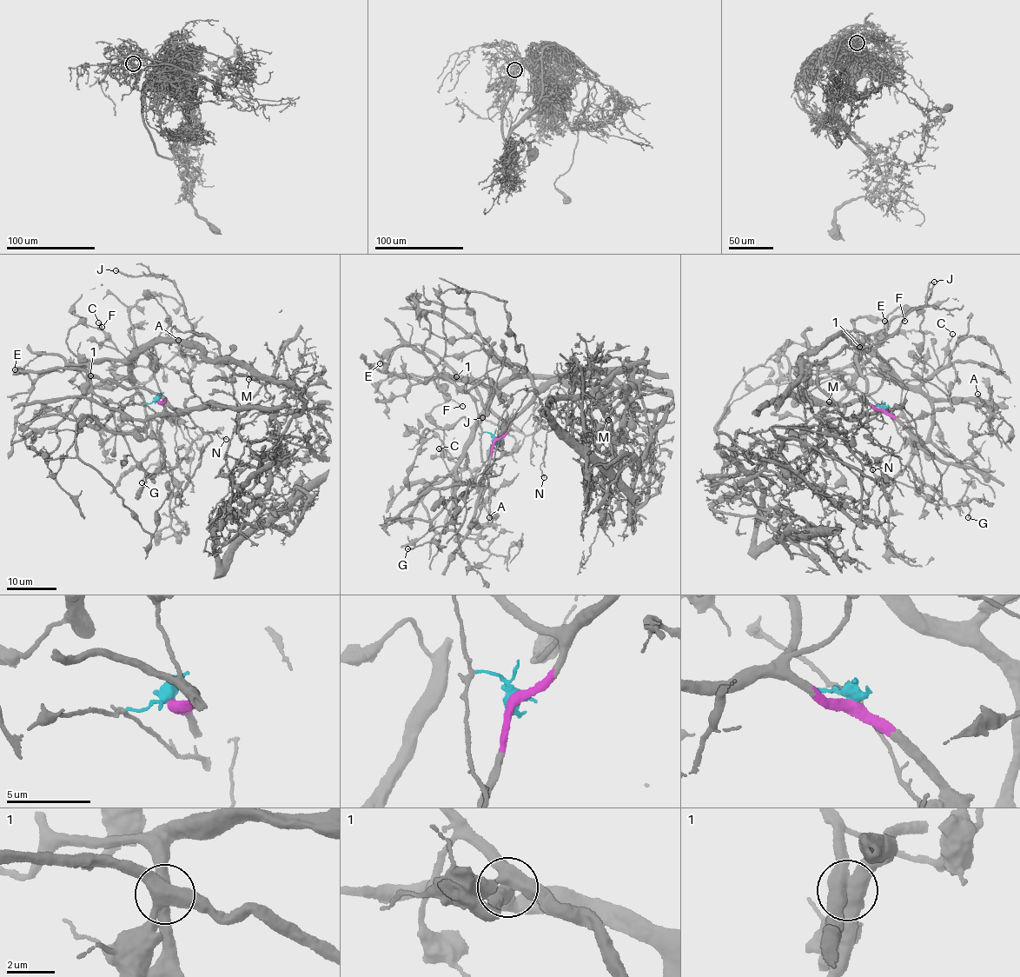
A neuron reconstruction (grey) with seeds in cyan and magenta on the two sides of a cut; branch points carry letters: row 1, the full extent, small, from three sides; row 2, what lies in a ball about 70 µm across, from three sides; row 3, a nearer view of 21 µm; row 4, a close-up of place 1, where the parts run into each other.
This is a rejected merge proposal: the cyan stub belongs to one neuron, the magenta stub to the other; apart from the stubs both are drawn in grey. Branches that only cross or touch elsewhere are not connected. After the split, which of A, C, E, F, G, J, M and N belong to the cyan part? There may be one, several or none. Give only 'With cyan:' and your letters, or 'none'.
With cyan: A, C, G

